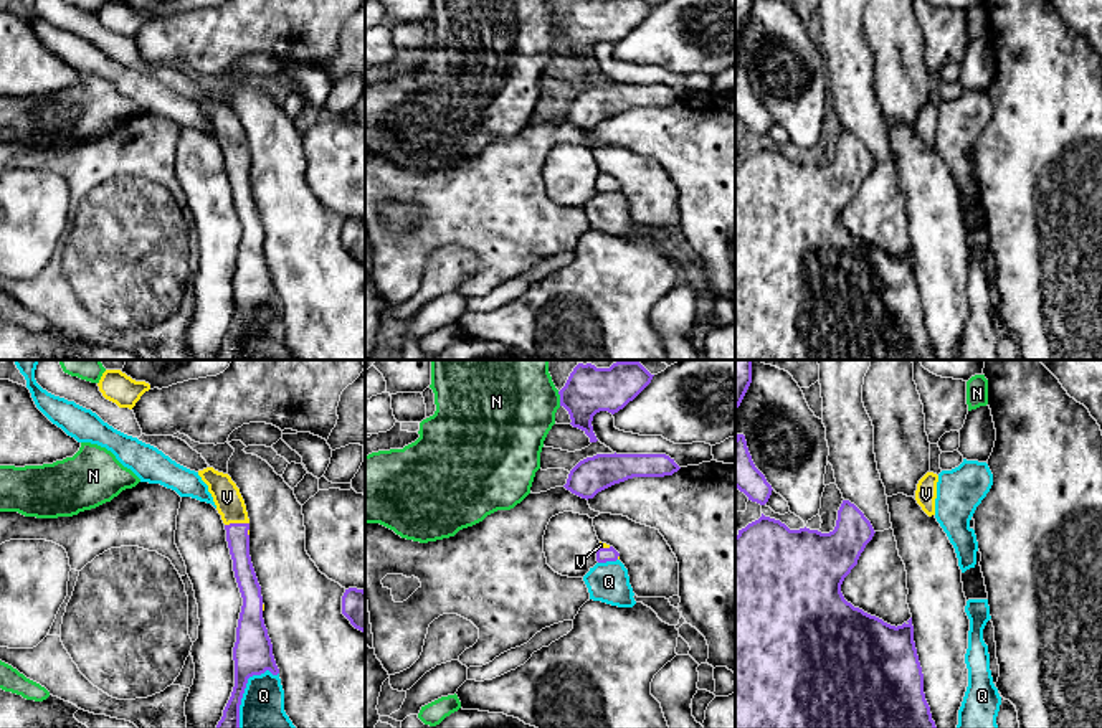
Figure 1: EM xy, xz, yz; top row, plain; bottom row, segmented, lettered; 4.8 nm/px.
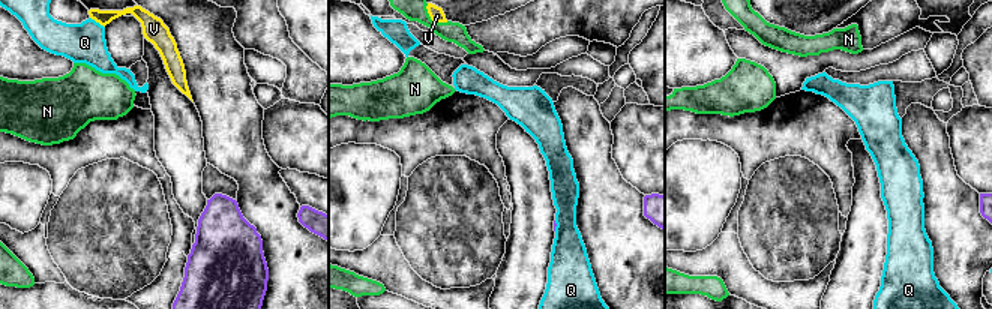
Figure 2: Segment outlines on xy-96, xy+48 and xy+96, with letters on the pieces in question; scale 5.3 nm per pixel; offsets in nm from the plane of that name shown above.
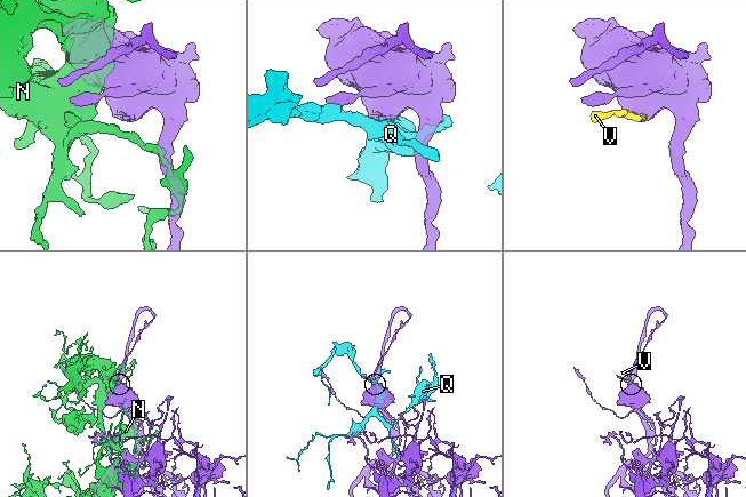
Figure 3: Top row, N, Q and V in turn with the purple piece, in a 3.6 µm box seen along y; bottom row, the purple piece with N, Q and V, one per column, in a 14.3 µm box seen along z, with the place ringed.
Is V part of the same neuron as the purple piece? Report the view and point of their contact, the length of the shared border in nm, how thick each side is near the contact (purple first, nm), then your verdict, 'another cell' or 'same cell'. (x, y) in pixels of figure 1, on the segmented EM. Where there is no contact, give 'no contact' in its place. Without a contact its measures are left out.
xy (237, 524) | 120 nm | 110/140 nm | same cell

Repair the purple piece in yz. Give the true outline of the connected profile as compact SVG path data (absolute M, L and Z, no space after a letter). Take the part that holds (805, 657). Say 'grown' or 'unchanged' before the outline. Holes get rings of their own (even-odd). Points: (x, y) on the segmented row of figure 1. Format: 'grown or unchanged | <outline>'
unchanged | M849 500L838 510L836 527L829 533L800 528L790 530L780 520L762 517L735 537L735 728L937 728L924 693L924 674L919 662L912 617L902 626L891 626L848 603L841 584L857 565L861 553L874 537L864 513Z

